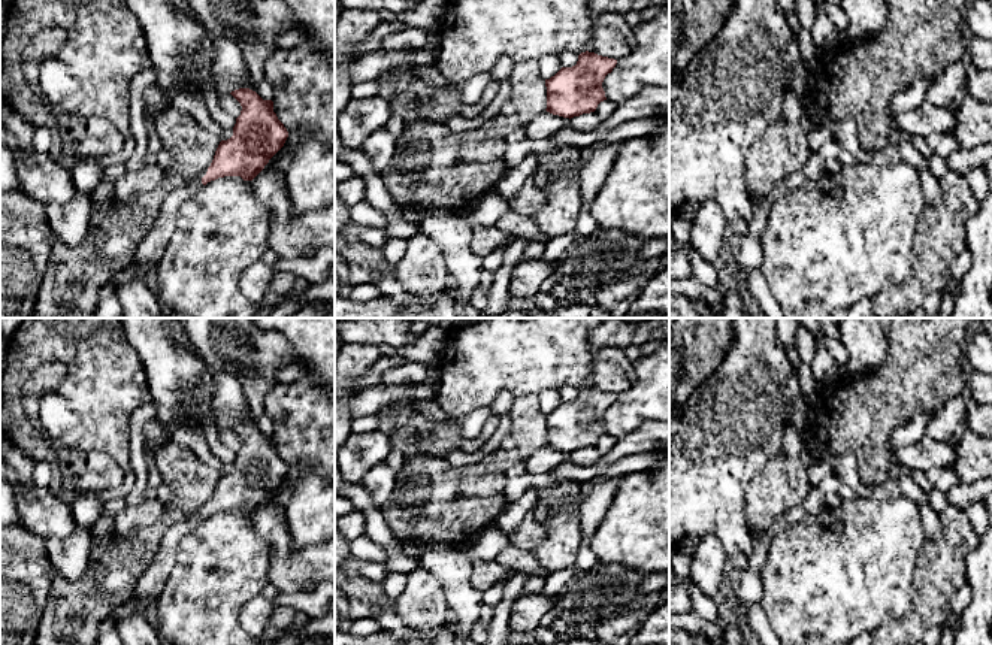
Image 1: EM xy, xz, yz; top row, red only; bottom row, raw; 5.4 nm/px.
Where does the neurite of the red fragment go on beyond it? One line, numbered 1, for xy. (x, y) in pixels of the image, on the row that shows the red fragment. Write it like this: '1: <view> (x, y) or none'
1: xy (150, 251)

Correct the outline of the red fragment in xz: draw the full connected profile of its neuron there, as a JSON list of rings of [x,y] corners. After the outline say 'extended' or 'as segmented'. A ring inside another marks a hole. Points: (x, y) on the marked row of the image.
[[[581,52],[572,67],[562,67],[554,76],[545,79],[547,112],[563,118],[574,118],[595,112],[604,100],[602,82],[616,67],[617,60]]]; as segmented

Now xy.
[[[239,88],[230,94],[242,106],[233,136],[220,142],[208,169],[190,184],[182,184],[166,196],[157,219],[139,243],[125,275],[148,276],[157,269],[176,228],[179,206],[193,199],[202,185],[224,176],[252,181],[284,146],[288,131],[273,112],[272,100],[263,100],[249,88]]]; extended

